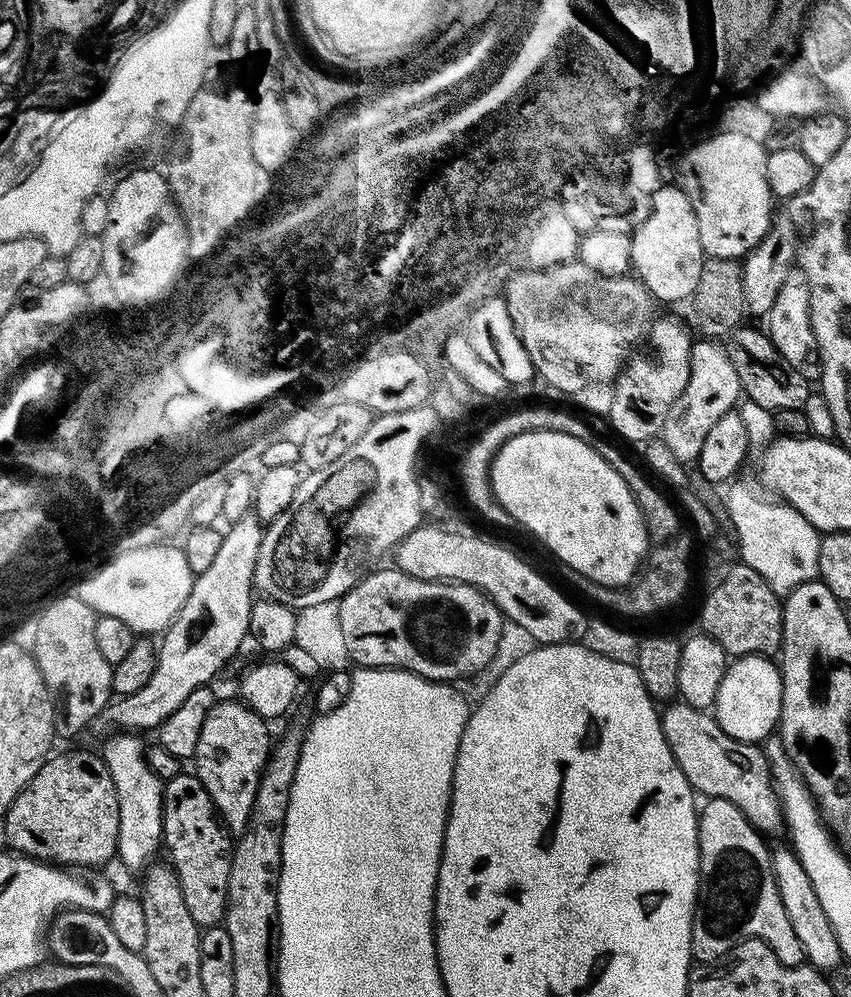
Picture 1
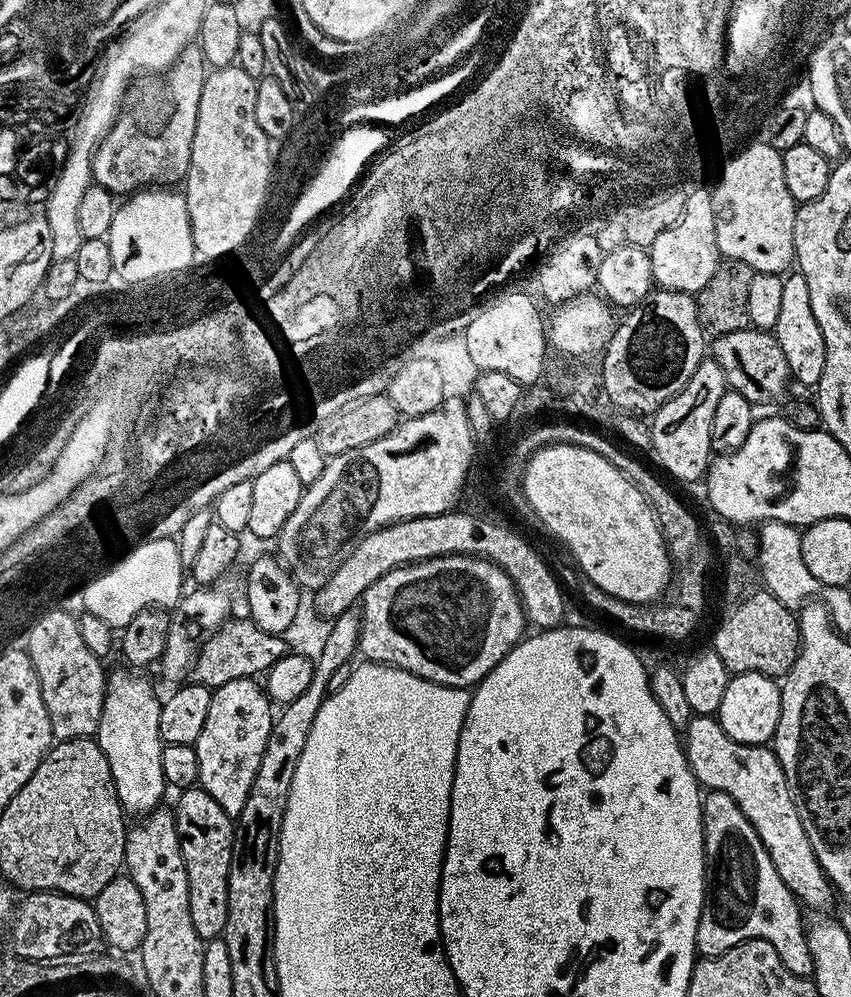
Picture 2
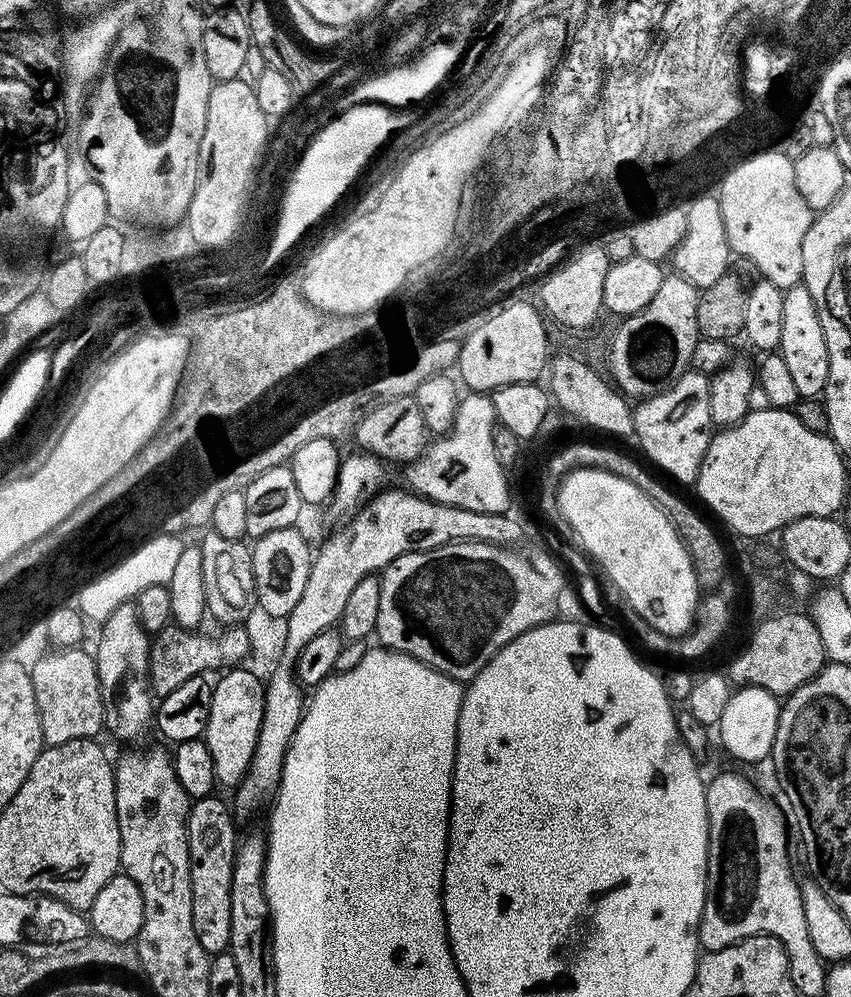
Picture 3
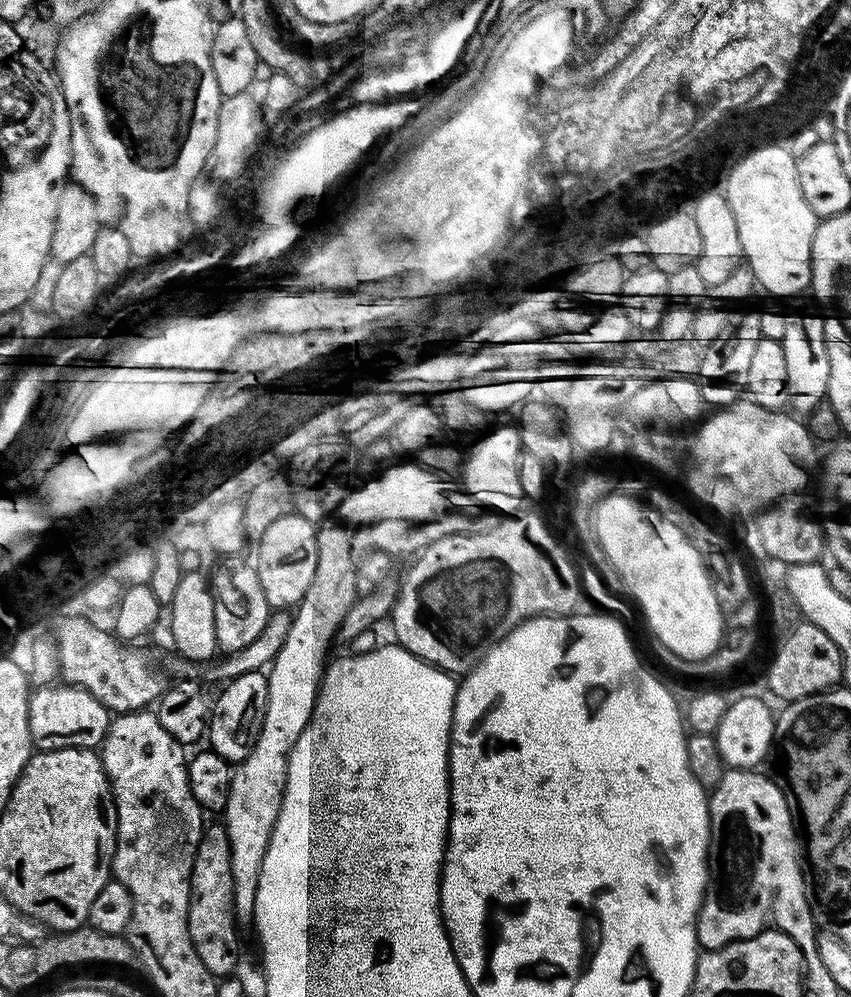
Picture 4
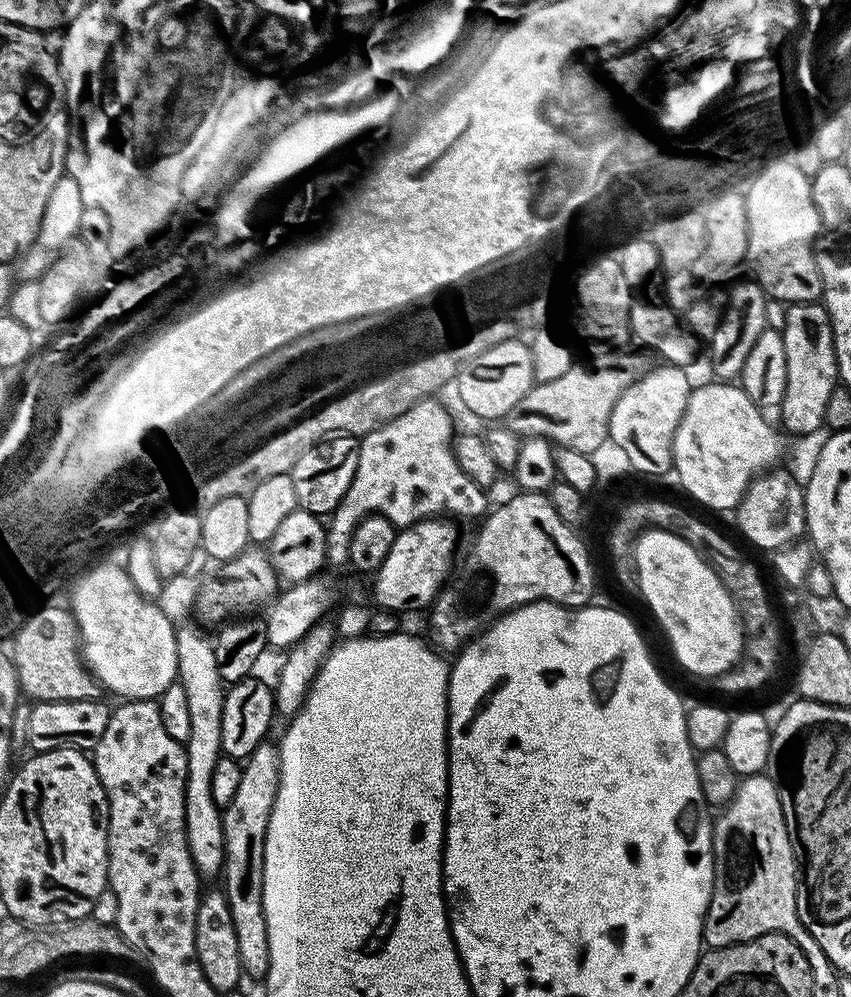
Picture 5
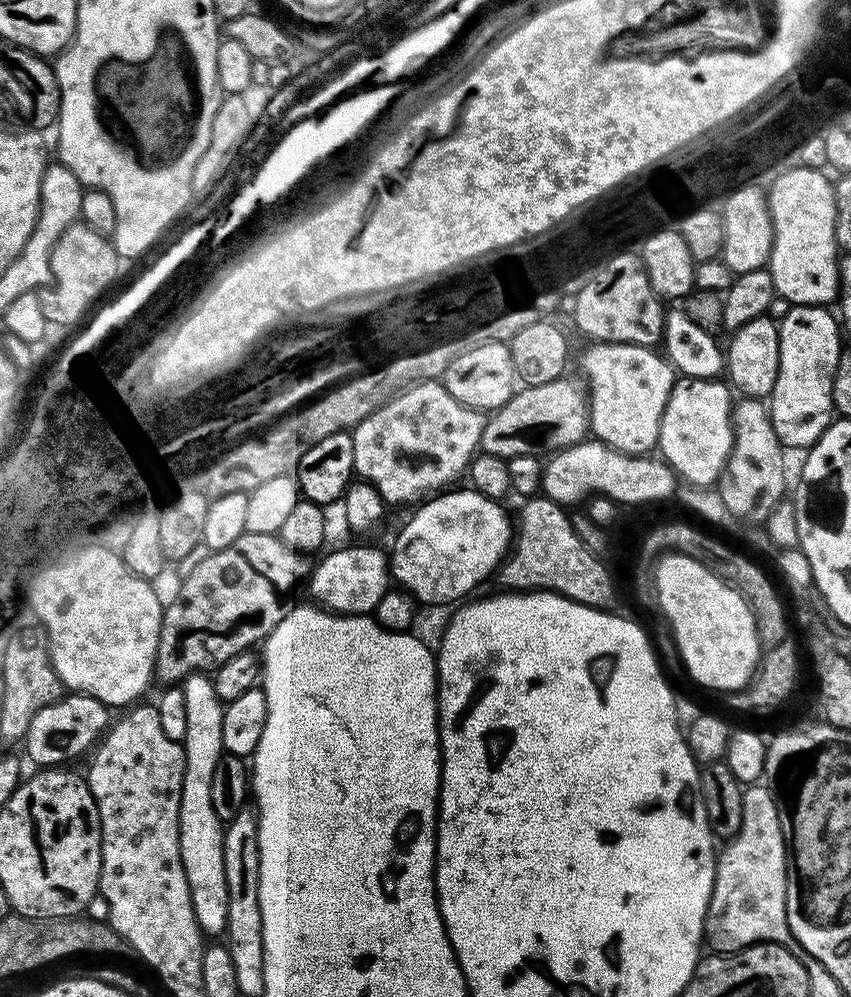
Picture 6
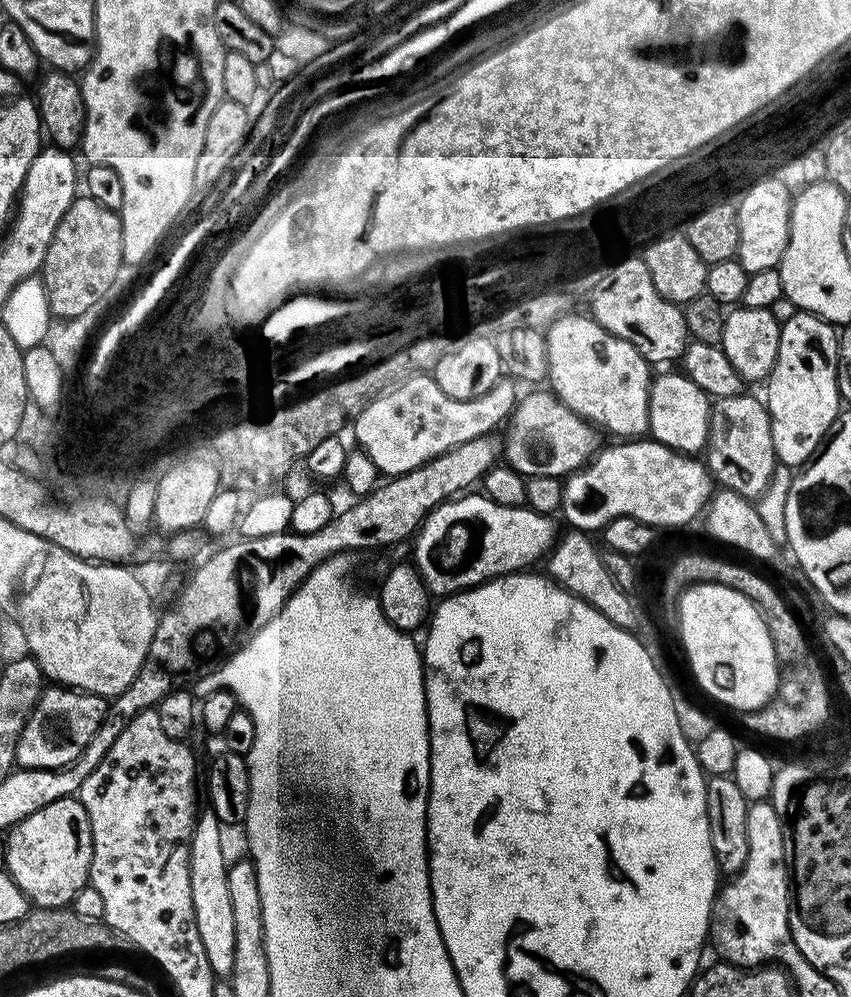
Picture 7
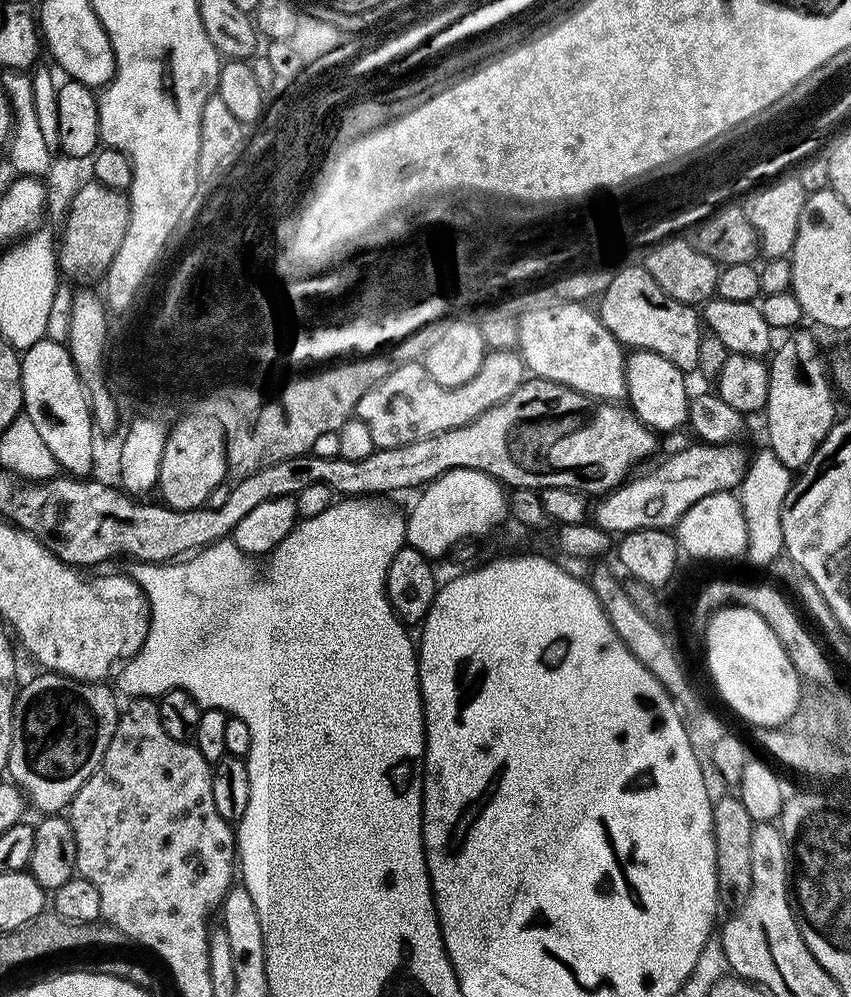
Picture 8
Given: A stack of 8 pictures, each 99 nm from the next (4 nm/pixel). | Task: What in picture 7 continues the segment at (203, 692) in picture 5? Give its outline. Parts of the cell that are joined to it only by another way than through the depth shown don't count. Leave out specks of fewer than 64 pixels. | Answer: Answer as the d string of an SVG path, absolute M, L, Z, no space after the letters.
M211 809L197 815L189 840L188 865L190 866L191 901L194 903L195 922L203 950L215 977L228 978L234 964L234 914L231 909L228 884L228 861L222 850L222 825Z

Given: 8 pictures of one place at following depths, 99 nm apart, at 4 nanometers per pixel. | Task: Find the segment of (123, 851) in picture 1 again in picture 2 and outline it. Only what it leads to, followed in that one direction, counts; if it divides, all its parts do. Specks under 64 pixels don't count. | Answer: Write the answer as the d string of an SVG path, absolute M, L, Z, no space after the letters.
M119 666L107 673L104 686L104 705L100 715L100 725L95 734L102 754L106 754L106 762L110 762L110 774L114 782L114 790L120 799L125 813L129 817L139 818L154 809L161 807L166 791L164 775L162 774L162 750L164 741L160 738L160 706L161 697L156 697L156 688L147 680L147 675L127 666Z

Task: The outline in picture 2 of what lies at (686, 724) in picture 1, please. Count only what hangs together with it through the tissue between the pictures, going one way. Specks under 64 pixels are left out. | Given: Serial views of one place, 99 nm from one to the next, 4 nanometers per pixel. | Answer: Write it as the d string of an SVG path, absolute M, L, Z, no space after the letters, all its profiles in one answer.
M693 715L687 728L683 729L682 743L696 781L705 789L725 792L734 798L738 810L742 810L750 826L754 826L762 846L766 846L770 862L774 862L774 870L778 870L778 878L782 878L801 905L805 909L828 910L832 896L834 900L834 890L814 854L814 846L810 846L810 838L806 838L792 785L775 751L762 744L743 744L730 738L716 716Z

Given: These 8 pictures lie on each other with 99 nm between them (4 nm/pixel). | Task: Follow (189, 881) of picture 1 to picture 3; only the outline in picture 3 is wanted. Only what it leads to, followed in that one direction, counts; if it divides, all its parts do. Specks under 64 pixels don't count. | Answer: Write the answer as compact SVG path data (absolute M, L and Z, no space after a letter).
M213 794L201 800L191 801L188 810L188 853L190 854L190 914L194 914L194 934L198 937L198 942L202 945L202 950L209 954L228 951L230 942L230 882L234 882L234 858L236 857L236 845L238 843L238 832L236 836L236 824L232 821L234 812L219 800L219 795Z

